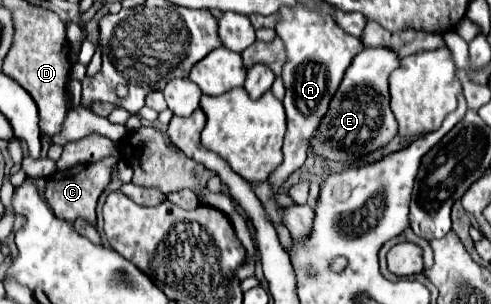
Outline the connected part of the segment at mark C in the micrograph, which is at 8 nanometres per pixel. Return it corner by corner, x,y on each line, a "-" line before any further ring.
107,156
101,158
97,162
87,162
87,164
77,164
69,170
57,170
47,178
45,184
45,200
51,206
53,214
57,218
75,222
77,218
87,220
91,226
97,226
95,220
95,206
97,206
97,198
101,196
101,192
105,190
105,186
111,182
111,174
117,168
117,158
115,156

